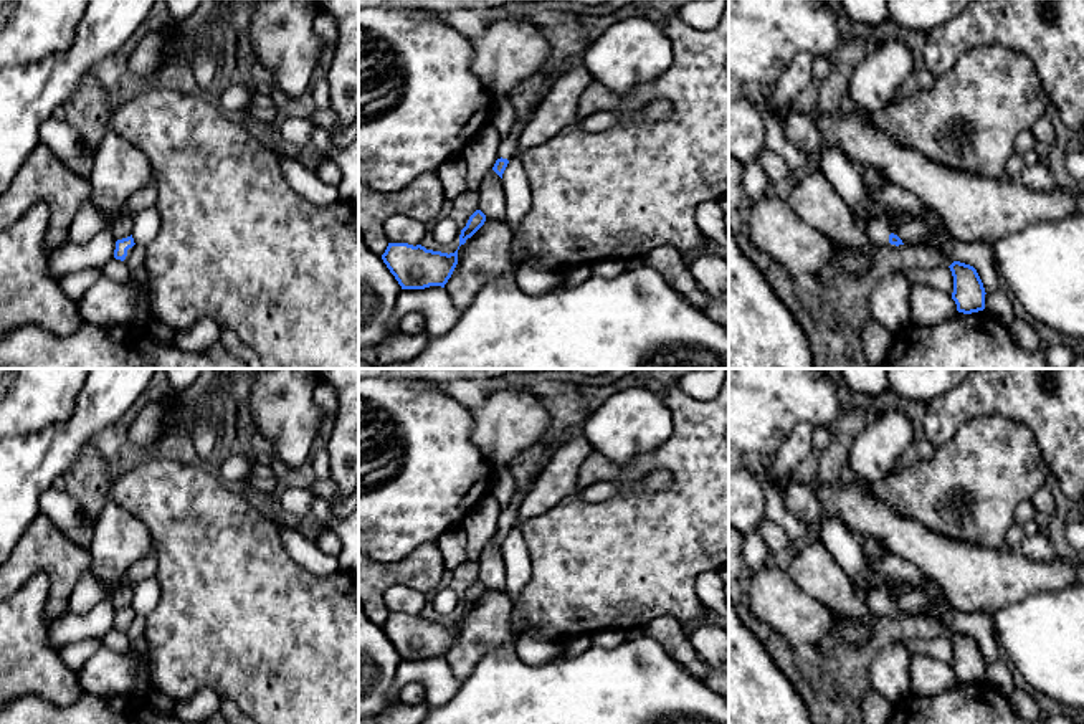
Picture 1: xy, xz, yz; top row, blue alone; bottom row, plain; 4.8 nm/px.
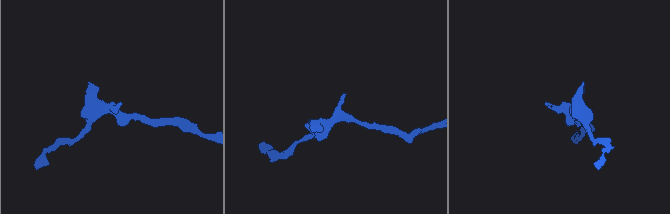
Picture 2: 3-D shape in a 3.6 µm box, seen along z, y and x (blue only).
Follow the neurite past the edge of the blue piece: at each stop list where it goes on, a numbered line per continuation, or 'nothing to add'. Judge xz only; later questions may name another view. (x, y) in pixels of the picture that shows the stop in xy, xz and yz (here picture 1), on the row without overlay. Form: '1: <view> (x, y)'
1: xz (509, 516)

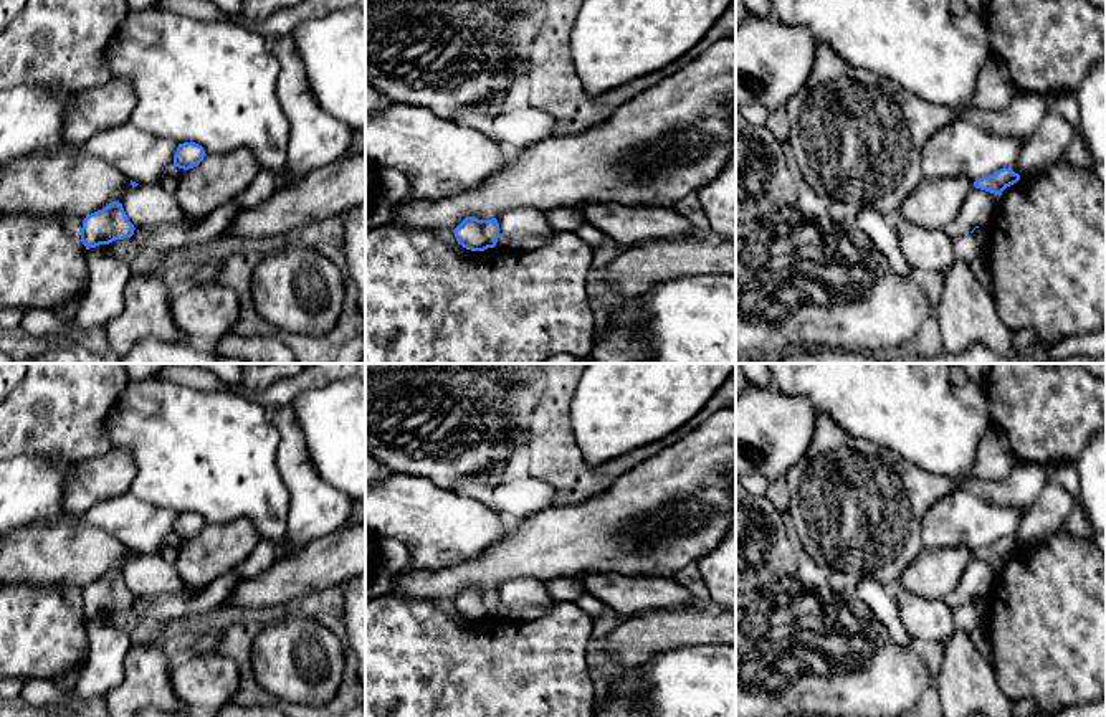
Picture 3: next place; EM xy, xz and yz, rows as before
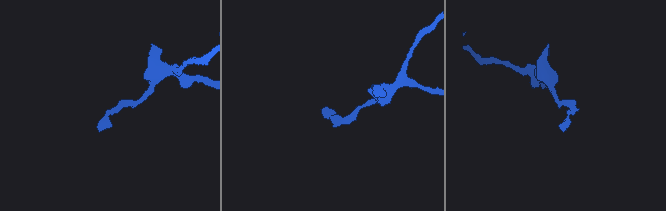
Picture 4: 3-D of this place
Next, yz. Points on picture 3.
nothing to add

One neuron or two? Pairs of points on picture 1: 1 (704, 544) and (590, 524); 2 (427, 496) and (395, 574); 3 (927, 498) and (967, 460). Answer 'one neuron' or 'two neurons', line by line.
1: one neuron
2: two neurons
3: one neuron

